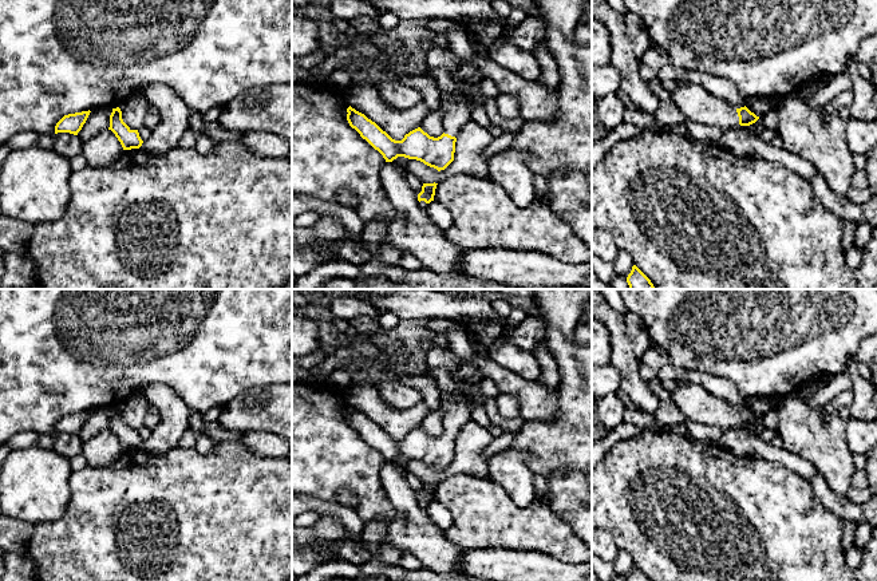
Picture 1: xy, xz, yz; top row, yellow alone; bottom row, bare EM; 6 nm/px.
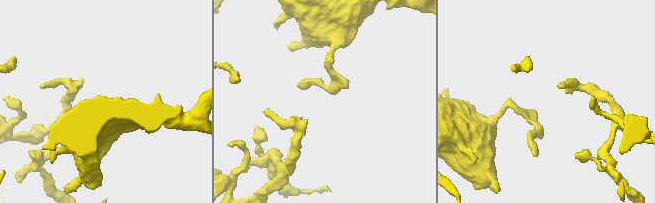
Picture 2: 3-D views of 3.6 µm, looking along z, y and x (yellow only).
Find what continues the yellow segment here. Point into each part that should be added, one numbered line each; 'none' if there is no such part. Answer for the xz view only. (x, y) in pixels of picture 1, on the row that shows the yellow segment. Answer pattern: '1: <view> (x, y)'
1: xz (455, 110)

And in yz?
1: yz (696, 105)

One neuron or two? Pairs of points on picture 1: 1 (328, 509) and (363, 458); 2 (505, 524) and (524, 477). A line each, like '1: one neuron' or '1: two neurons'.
1: two neurons
2: two neurons

